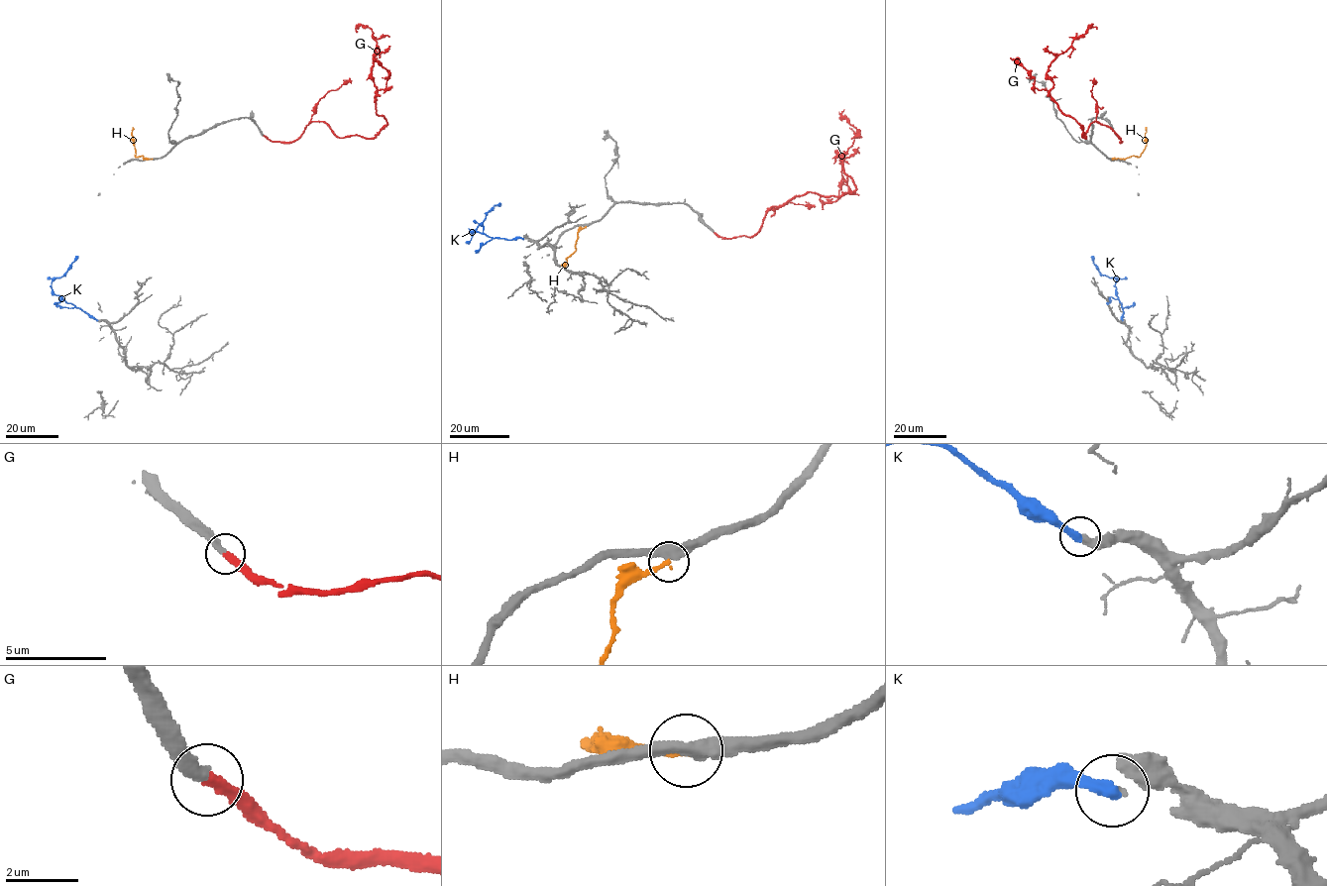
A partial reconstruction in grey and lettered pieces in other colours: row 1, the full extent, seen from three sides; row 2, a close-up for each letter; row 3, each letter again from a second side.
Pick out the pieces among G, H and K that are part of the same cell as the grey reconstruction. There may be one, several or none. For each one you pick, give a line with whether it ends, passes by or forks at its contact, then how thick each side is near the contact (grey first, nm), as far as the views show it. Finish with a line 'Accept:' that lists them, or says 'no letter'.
G: it ends | 280/320 nm
Accept: G

